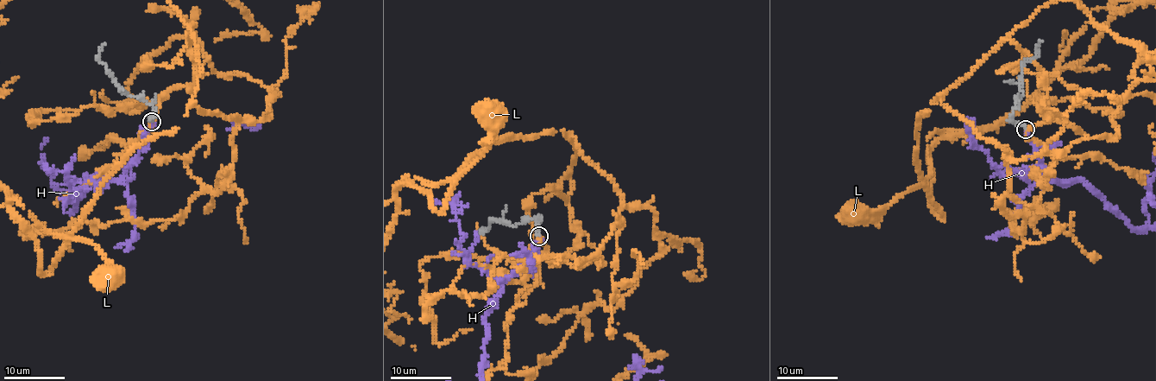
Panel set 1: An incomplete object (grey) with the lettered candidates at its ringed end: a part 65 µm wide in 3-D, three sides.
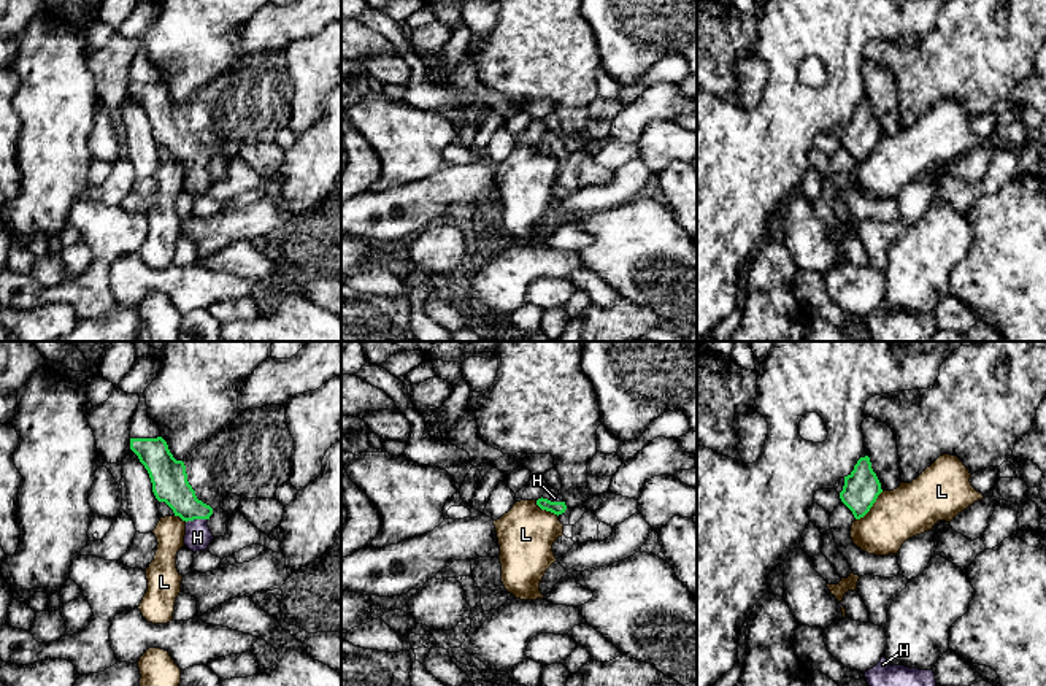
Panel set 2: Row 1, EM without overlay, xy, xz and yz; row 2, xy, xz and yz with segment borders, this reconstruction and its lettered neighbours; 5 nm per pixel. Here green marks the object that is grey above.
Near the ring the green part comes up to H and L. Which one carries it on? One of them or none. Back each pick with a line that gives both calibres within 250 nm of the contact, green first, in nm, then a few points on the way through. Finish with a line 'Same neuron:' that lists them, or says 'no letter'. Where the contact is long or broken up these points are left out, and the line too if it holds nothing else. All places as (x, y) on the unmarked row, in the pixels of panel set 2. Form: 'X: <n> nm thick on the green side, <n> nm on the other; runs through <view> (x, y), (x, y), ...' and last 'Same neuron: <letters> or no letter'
H: 180 nm thick on the green side, 130 nm on the other; runs through xy (169, 121), (170, 129), (196, 162), (197, 181)
Same neuron: H

